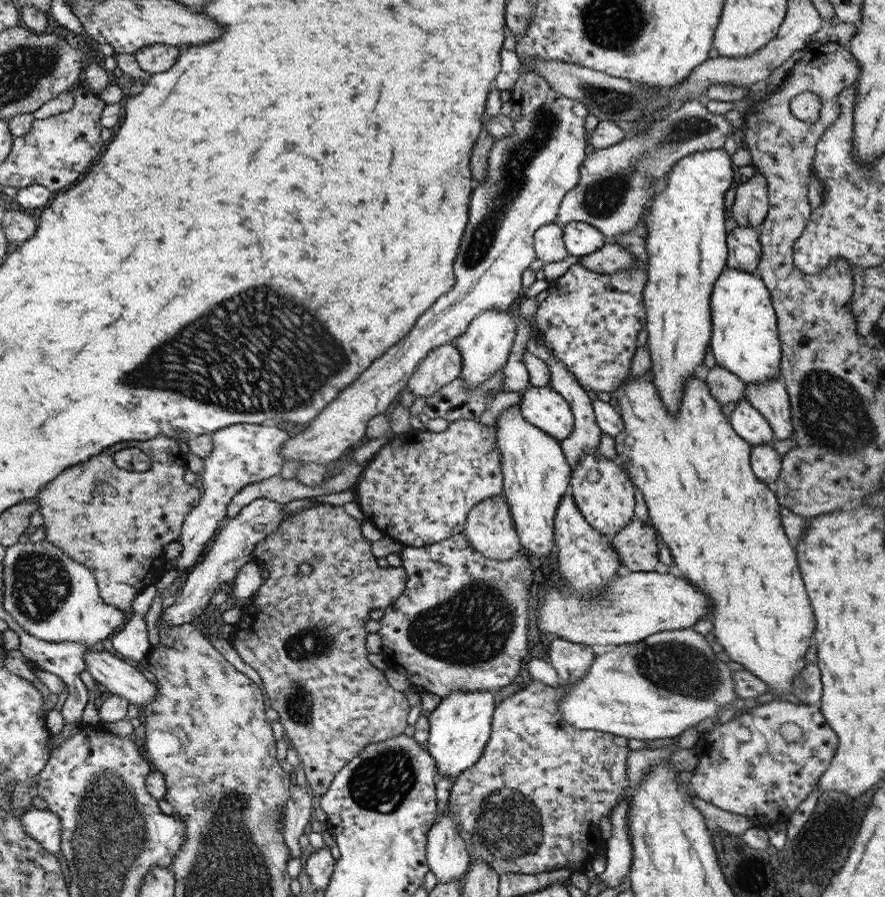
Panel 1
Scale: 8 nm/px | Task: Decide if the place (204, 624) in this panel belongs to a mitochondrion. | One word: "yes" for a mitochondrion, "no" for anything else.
no

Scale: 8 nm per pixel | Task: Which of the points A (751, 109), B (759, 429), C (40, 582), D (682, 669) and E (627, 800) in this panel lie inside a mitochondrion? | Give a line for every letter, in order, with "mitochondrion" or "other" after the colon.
A: other
B: other
C: mitochondrion
D: mitochondrion
E: other

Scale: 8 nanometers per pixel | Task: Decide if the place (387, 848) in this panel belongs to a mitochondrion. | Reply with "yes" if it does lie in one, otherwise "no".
no

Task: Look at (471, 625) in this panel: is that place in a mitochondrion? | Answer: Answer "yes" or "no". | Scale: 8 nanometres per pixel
yes

